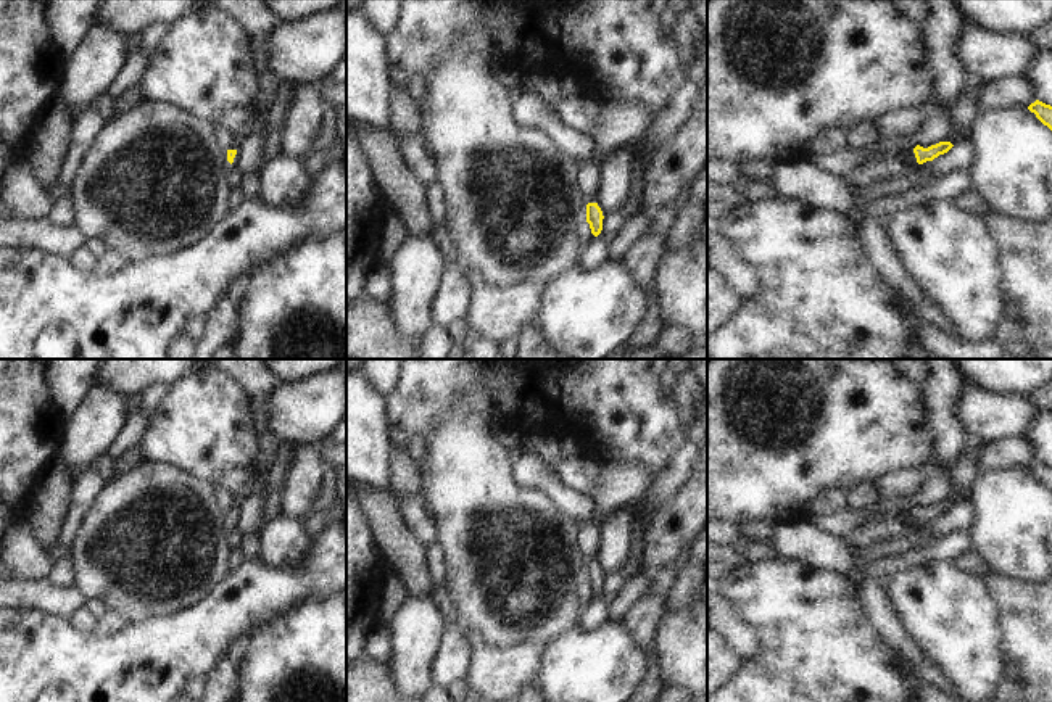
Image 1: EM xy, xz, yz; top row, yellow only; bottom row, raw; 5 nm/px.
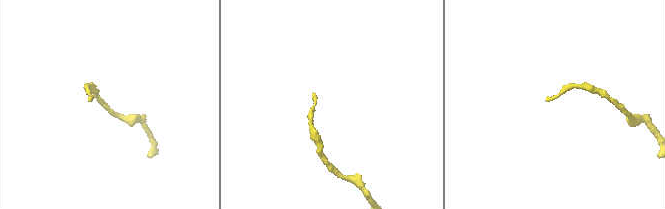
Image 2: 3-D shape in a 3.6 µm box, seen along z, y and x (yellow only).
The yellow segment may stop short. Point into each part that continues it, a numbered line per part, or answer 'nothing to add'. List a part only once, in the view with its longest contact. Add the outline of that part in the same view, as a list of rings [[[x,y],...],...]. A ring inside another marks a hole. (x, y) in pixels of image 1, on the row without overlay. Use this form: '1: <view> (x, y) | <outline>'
nothing to add

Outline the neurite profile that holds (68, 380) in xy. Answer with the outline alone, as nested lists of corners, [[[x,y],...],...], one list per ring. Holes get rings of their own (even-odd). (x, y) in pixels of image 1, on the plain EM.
[[[47,359],[45,382],[53,403],[68,417],[97,383],[101,359]]]

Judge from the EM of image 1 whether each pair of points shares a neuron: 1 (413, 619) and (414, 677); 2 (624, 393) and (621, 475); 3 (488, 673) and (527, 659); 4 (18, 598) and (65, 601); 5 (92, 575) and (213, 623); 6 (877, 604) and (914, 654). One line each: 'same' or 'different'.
1: same
2: different
3: same
4: same
5: different
6: same

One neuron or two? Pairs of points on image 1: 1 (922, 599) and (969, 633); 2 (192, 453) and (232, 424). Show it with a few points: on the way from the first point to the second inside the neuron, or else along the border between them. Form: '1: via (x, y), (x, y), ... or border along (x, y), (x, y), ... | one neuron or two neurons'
1: via (933, 601), (957, 622) | one neuron
2: via (202, 443), (223, 424) | one neuron

